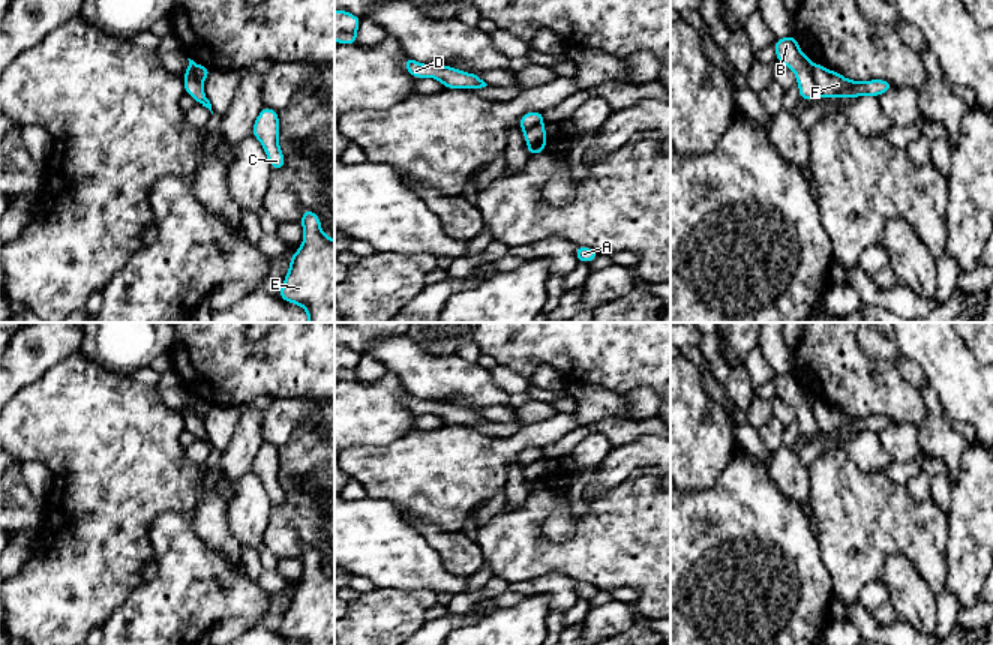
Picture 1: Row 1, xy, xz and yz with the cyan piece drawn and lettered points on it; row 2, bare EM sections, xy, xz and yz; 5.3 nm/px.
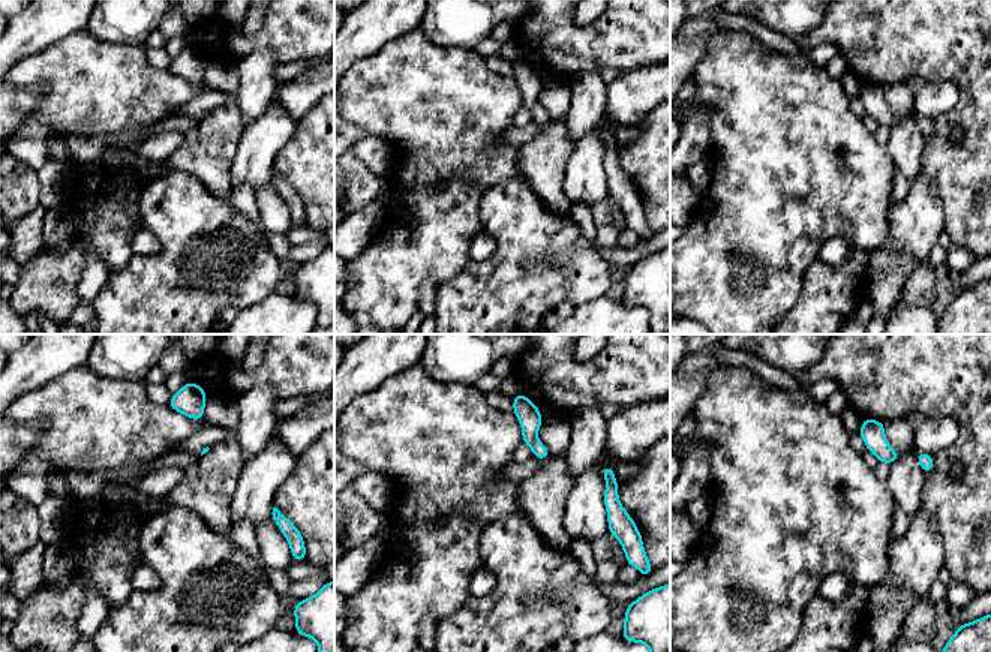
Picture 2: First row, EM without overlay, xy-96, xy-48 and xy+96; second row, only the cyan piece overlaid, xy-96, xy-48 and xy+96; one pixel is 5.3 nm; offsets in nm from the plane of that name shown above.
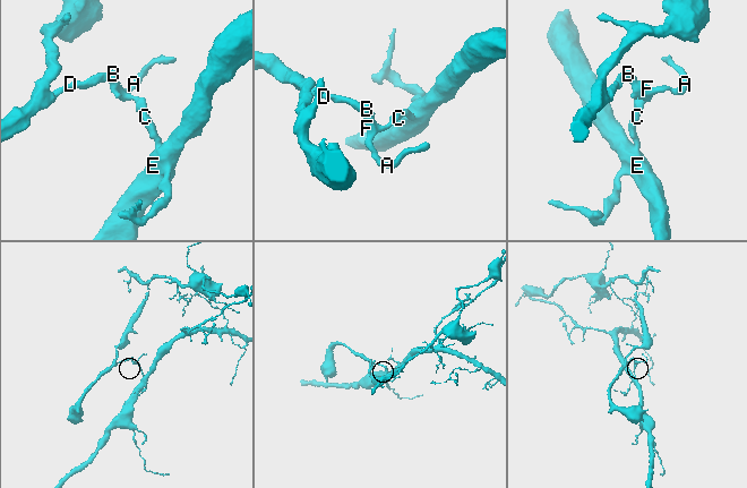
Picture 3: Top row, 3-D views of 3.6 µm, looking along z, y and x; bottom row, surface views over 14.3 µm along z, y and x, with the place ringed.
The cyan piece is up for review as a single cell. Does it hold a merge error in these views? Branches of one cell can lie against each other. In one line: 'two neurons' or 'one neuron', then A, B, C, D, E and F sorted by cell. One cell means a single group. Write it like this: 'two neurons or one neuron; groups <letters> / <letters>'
two neurons; groups A C E F / B D

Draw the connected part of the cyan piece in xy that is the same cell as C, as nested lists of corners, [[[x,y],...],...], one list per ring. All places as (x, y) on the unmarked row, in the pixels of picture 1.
[[[264,442],[252,462],[252,471],[261,478],[272,506],[285,502],[285,492],[279,483],[279,448]]]

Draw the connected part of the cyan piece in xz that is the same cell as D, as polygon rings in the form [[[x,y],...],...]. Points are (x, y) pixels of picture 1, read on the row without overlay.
[[[406,393],[404,404],[414,414],[434,414],[442,418],[444,424],[465,424],[474,426],[486,423],[488,420],[476,410],[462,408],[452,402],[444,400],[423,400],[420,398]]]

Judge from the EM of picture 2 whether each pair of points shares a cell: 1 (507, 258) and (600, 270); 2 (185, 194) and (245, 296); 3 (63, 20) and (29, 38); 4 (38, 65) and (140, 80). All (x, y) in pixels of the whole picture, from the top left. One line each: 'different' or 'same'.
1: same
2: same
3: same
4: same

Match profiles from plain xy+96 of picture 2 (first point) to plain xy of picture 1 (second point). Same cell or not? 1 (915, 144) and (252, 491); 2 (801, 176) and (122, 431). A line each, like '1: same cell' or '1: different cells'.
1: different cells
2: same cell

